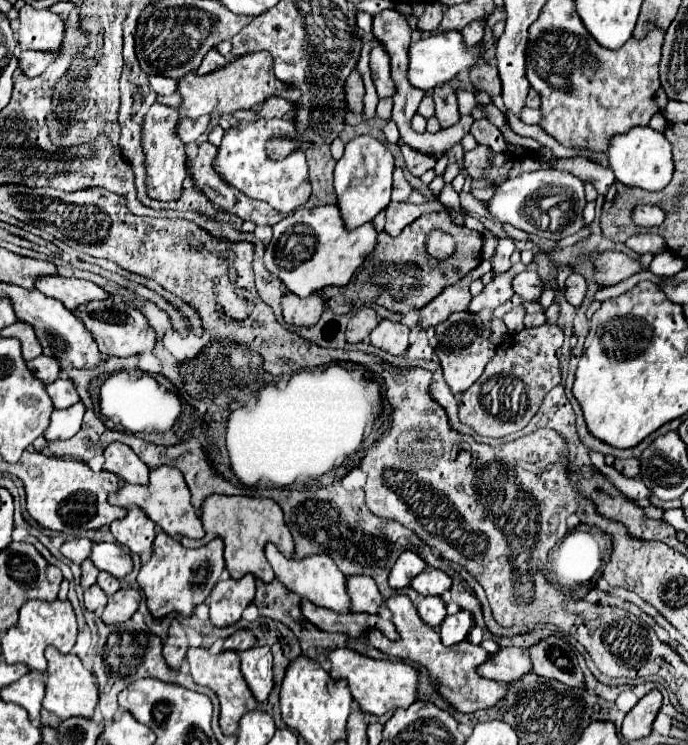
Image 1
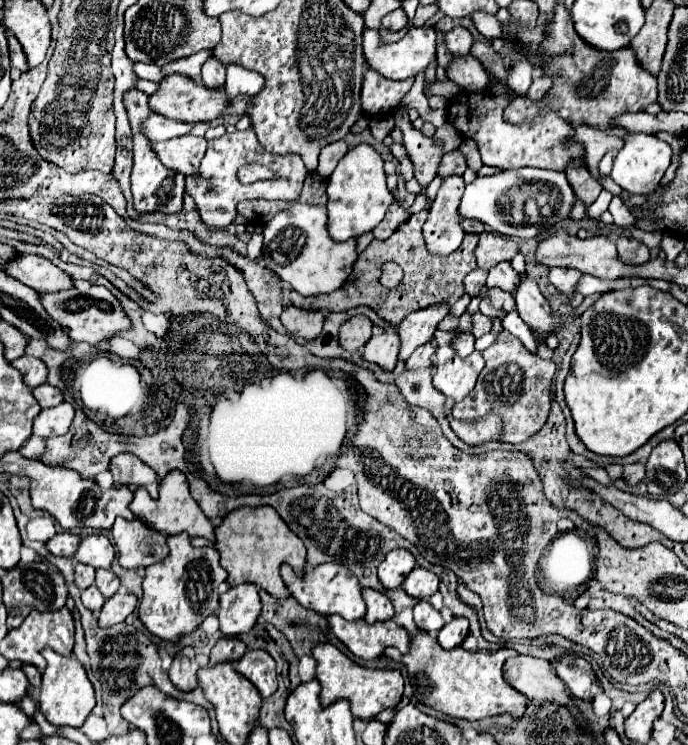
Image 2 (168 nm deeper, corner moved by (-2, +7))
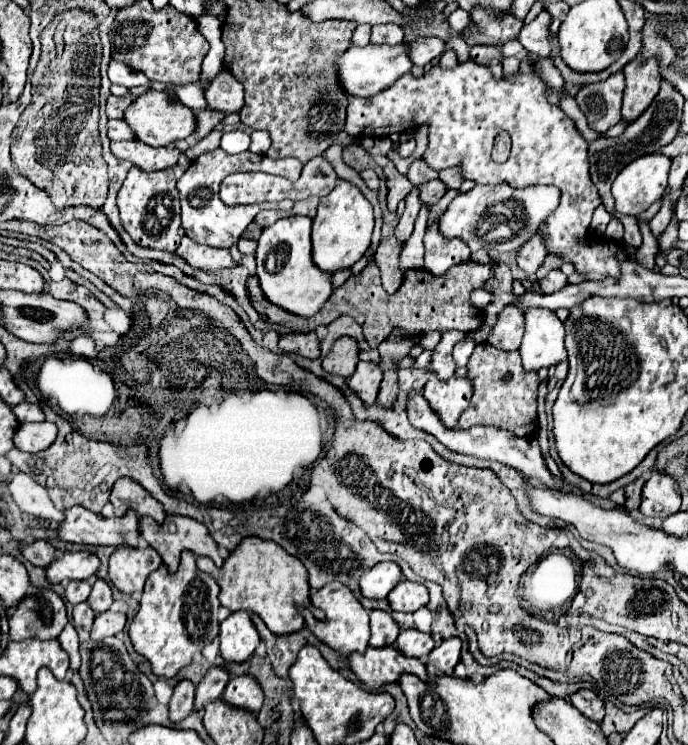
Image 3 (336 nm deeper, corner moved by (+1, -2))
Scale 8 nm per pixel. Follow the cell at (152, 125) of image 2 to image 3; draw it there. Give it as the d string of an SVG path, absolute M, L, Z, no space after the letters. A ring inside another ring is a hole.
M109 120L109 138L111 140L135 140L135 132L127 126L125 120Z

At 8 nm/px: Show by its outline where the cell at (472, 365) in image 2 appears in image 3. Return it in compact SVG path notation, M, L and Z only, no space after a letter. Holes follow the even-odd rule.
M431 372L423 396L429 400L433 410L437 410L445 426L455 428L461 412L469 406L469 400L473 396L473 382L467 376L439 380L437 374Z

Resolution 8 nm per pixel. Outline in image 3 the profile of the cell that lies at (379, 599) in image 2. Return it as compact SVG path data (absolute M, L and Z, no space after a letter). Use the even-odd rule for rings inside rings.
M369 610L369 618L371 618L369 646L381 648L381 646L395 644L397 634L399 634L399 626L391 618L391 614L385 610Z

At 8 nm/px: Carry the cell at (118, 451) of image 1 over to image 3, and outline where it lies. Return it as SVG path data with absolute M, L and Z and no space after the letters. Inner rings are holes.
M119 478L113 484L111 490L111 504L115 510L115 516L123 516L129 508L133 508L139 516L151 516L155 522L163 522L165 518L165 510L163 506L149 496L147 490L143 490L143 486L139 482L135 482L133 478Z

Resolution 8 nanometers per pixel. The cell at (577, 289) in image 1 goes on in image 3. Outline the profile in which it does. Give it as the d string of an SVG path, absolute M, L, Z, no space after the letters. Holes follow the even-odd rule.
M551 270L541 282L539 282L539 288L543 294L553 294L561 288L565 288L569 282L567 282L567 276L561 272L561 270Z

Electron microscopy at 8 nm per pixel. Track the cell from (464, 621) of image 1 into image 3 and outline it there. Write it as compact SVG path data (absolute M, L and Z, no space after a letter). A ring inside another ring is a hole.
M453 636L443 640L437 648L433 648L431 658L437 660L437 666L441 668L443 674L453 674L453 668L459 662L459 652L461 652L461 640Z

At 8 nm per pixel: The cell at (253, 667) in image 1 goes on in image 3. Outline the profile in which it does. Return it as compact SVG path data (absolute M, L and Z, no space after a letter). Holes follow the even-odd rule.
M241 674L241 676L235 676L229 680L229 684L225 686L225 692L223 692L223 700L231 706L245 708L245 710L251 710L257 714L263 706L265 692L251 674Z

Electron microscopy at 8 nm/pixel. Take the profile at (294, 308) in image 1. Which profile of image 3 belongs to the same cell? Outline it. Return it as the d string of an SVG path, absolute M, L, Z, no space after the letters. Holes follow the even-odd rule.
M315 332L307 334L283 334L279 338L279 348L285 352L297 352L307 358L319 358L321 356L321 344Z

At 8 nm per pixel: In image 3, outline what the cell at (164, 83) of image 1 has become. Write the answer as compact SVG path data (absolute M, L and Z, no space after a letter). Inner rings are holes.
M111 60L111 64L109 64L109 80L113 84L121 84L121 86L127 86L127 88L149 84L149 80L143 72L133 70L131 66L125 66L123 62L115 62L115 60Z

